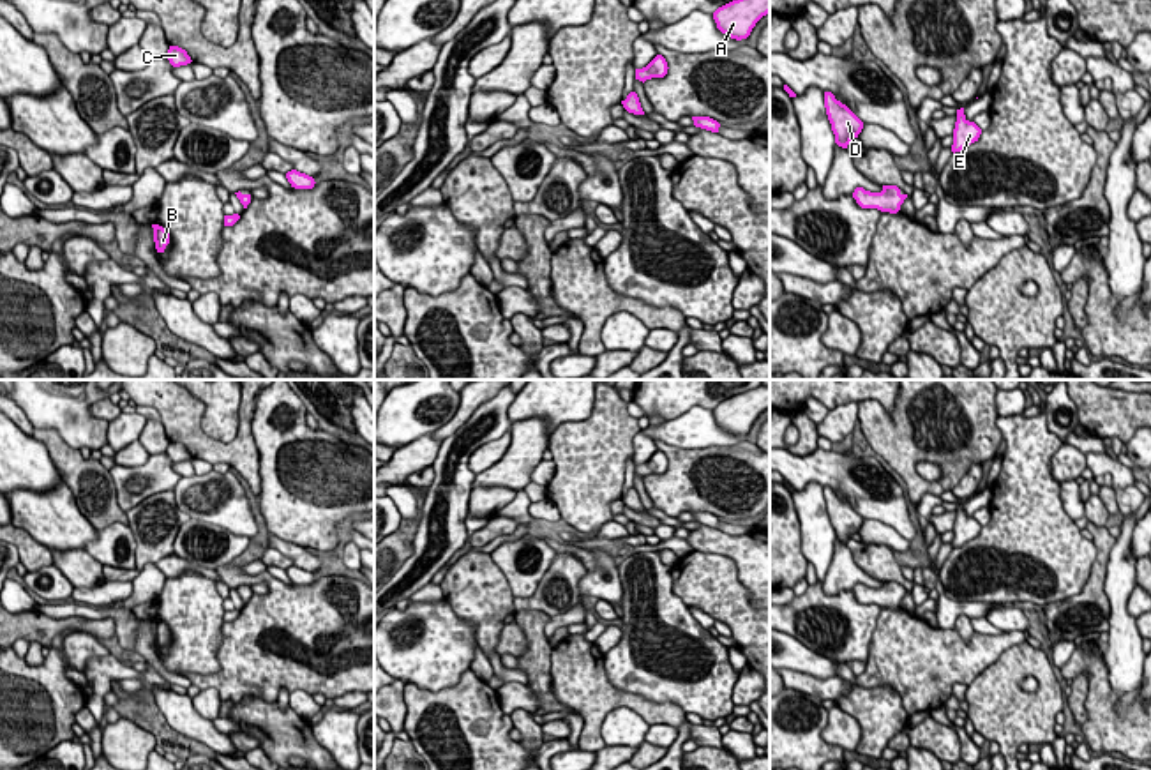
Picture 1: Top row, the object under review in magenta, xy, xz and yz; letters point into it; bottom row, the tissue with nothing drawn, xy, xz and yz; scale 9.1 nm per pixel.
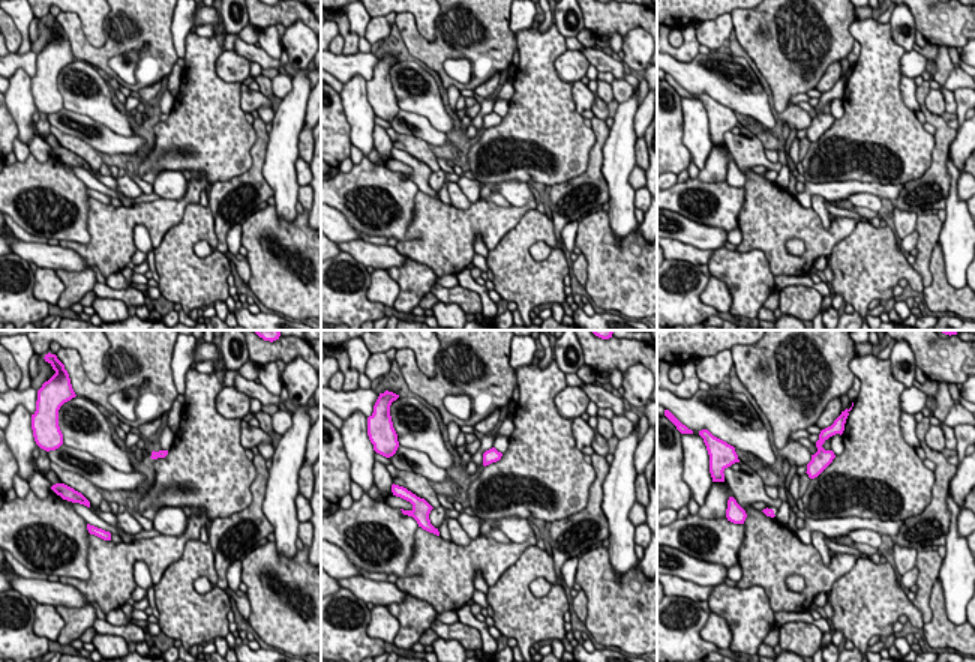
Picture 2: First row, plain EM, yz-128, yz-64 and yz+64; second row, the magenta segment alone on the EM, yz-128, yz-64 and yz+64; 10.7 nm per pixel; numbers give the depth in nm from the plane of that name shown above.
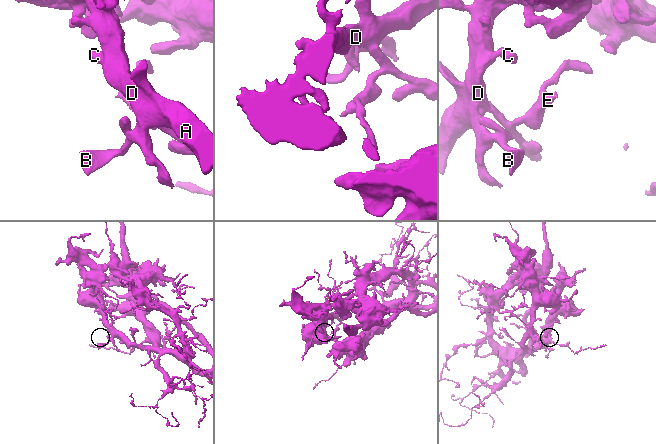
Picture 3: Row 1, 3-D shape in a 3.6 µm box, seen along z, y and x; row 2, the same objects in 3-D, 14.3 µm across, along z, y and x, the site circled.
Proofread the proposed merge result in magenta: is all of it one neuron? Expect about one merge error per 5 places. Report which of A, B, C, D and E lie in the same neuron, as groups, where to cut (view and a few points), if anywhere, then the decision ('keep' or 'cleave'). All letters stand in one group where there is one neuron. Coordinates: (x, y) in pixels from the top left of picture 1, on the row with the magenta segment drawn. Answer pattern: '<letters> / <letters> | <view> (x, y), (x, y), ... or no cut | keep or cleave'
A B C D E | no cut | keep

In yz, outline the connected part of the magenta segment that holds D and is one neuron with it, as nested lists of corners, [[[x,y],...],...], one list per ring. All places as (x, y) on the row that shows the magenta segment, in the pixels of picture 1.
[[[824,92],[824,108],[835,134],[835,143],[847,148],[851,140],[861,132],[863,122],[846,104],[837,101],[831,92]]]

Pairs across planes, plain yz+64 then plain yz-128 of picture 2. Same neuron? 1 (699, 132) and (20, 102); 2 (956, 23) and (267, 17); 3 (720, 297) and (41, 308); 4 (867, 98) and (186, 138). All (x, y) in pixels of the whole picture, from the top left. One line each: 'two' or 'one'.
1: one
2: one
3: two
4: one

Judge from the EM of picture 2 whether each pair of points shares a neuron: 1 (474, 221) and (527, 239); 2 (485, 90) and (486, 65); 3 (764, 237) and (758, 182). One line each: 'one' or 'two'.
1: two
2: two
3: one

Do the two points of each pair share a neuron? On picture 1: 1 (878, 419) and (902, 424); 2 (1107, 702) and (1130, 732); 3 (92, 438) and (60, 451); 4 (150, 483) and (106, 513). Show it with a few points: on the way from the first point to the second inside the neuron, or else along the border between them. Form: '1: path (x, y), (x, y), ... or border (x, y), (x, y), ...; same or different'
1: path (883, 424), (897, 424); same
2: path (1107, 710), (1121, 728); same
3: border (34, 428), (53, 428), (69, 445), (80, 451); different
4: border (108, 470), (117, 505), (124, 513); different

